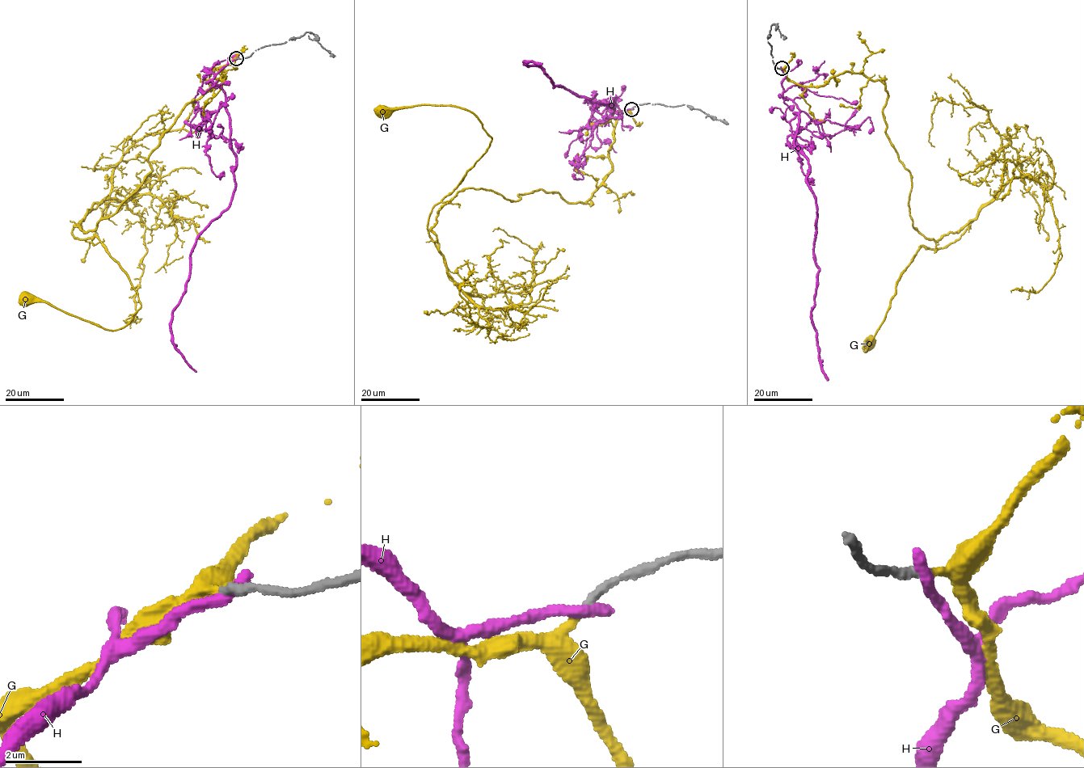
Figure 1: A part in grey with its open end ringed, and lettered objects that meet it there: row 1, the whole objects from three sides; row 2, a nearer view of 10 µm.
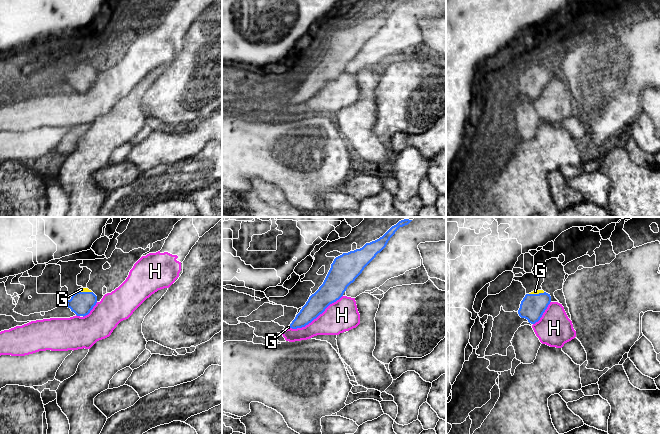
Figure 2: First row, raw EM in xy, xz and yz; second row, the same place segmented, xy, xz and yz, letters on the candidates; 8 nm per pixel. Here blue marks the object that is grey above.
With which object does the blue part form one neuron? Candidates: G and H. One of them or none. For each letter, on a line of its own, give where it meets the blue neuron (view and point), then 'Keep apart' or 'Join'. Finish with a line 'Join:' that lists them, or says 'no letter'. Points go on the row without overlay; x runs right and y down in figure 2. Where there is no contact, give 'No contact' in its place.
G: Touches blue at yz (536, 70). Join
H: Touches blue at xz (316, 93). Keep apart
Join: G

